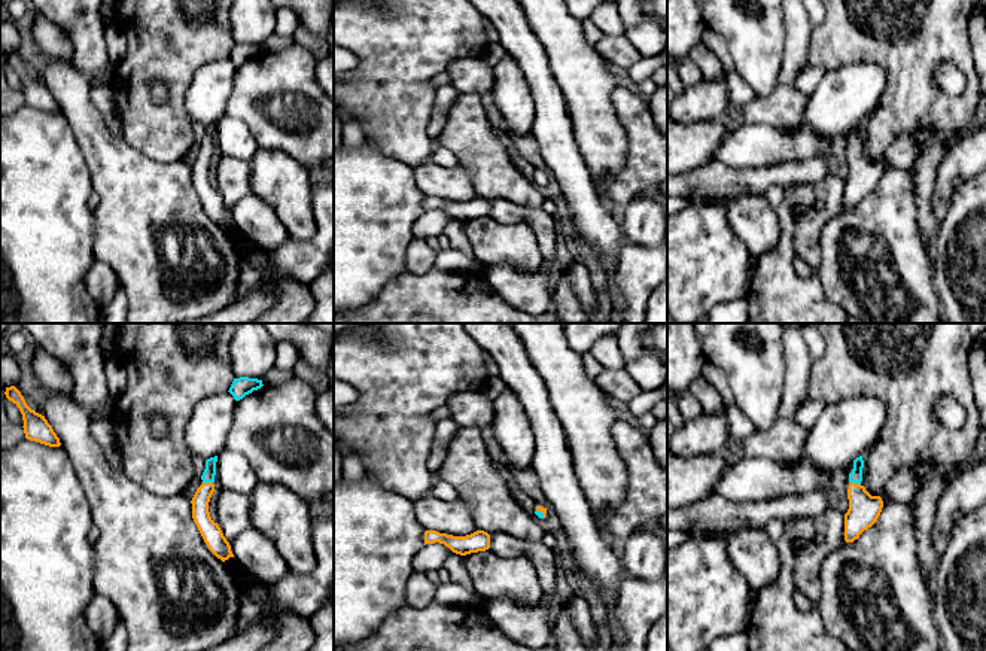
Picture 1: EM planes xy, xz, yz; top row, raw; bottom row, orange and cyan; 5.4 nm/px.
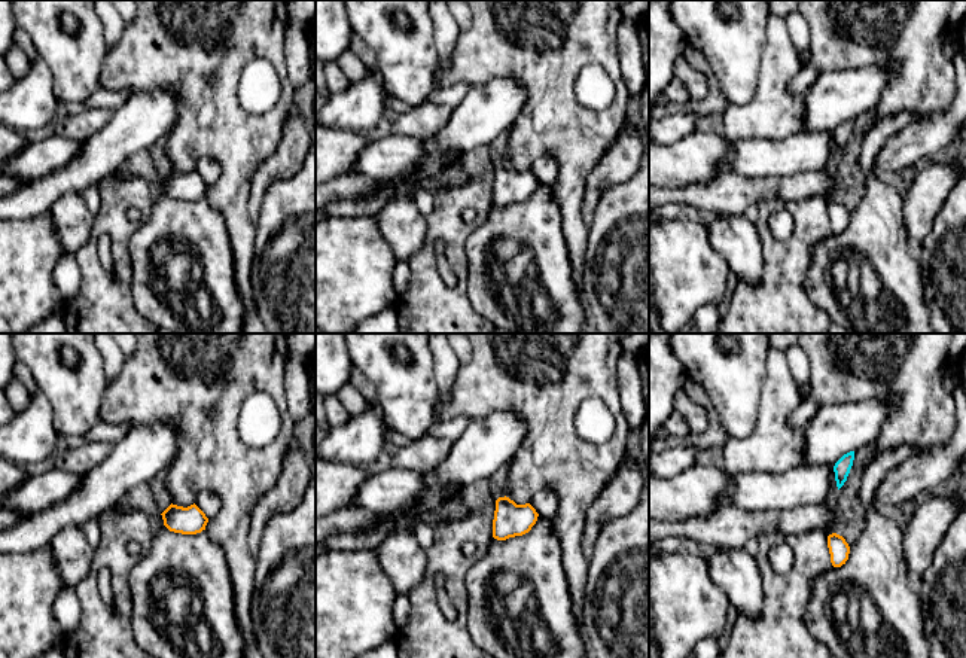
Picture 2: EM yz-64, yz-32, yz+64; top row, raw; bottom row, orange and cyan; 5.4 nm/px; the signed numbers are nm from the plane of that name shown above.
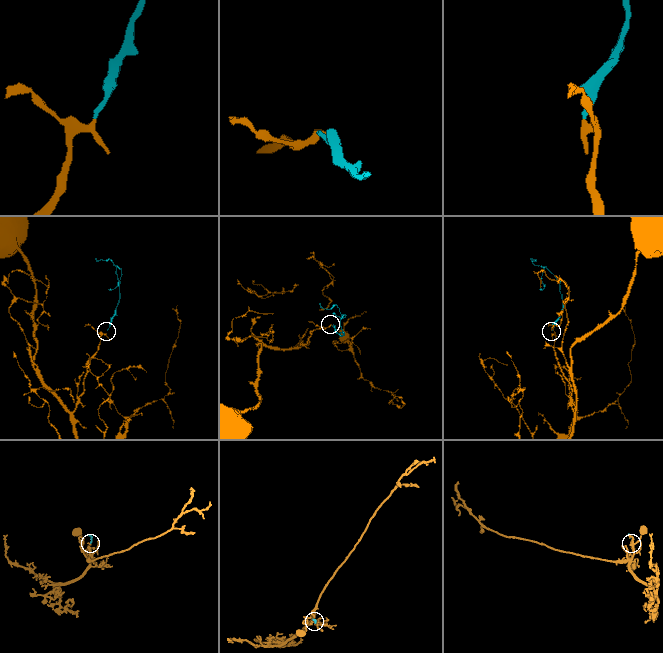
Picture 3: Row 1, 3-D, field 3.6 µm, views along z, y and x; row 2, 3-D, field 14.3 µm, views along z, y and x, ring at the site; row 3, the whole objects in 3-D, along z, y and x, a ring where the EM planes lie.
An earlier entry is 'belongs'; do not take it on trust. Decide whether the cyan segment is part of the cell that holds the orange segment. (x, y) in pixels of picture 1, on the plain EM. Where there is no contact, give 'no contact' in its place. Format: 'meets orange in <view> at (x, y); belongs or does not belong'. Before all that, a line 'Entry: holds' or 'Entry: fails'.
Entry: holds
meets orange in xy at (207, 149); belongs

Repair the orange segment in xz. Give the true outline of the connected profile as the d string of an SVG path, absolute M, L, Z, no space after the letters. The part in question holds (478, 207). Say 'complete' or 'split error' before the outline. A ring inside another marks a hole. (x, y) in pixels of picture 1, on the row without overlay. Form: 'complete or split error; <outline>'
complete; M436 197L424 198L424 212L426 210L444 210L453 219L466 222L471 219L486 217L490 215L490 201L484 197L477 197L466 203L453 203L447 200L439 200Z

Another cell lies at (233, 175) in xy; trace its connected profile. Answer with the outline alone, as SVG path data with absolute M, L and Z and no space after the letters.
M223 155L217 158L217 191L229 210L252 192L250 173L249 161Z

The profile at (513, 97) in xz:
M506 55L493 72L490 94L505 121L506 133L515 136L532 133L535 101L523 70L511 55Z

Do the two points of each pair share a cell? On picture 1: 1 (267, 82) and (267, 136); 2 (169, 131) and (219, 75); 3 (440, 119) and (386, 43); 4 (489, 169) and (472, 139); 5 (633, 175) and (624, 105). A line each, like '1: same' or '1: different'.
1: same
2: different
3: different
4: same
5: same

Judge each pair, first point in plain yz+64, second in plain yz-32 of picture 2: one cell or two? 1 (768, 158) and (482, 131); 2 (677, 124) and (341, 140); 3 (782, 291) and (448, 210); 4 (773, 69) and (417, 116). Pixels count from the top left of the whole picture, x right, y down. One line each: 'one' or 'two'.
1: two
2: two
3: one
4: one

